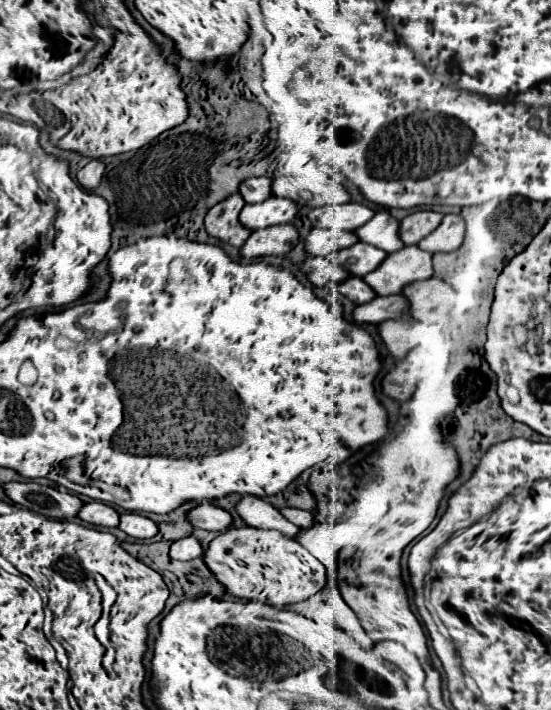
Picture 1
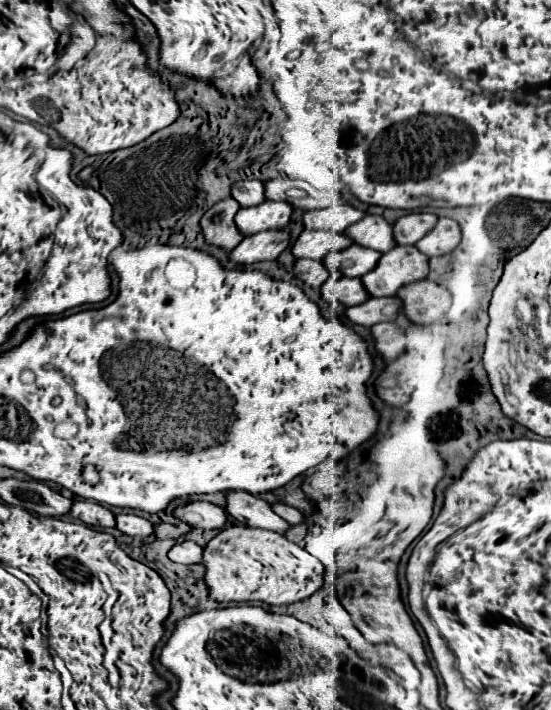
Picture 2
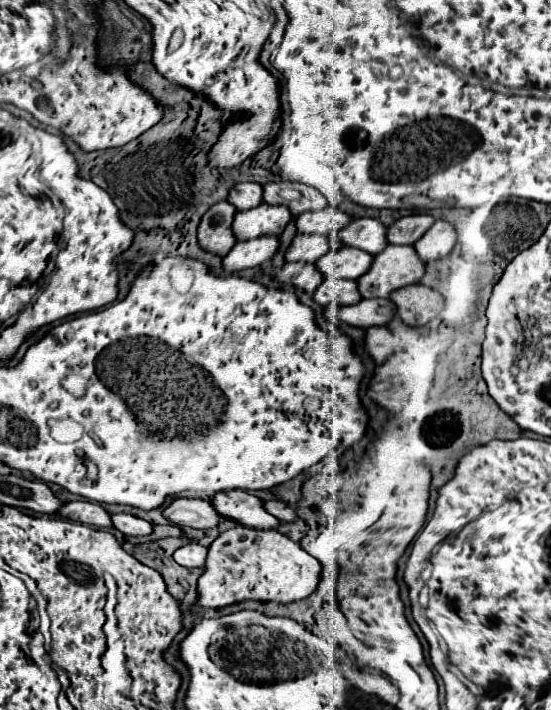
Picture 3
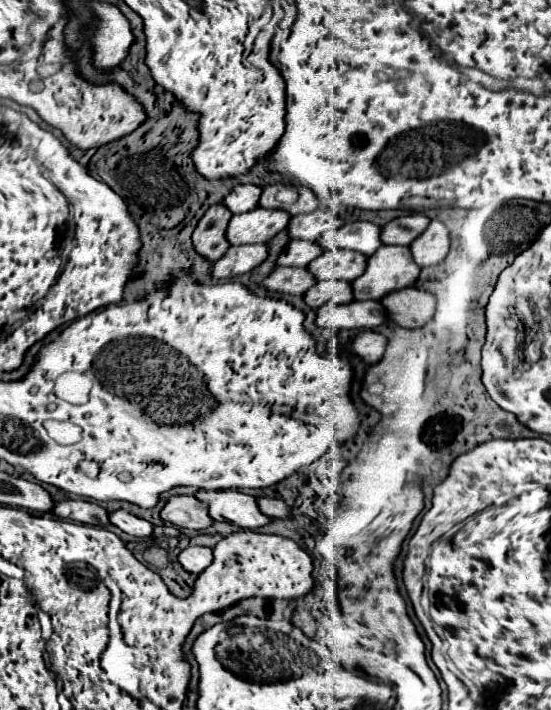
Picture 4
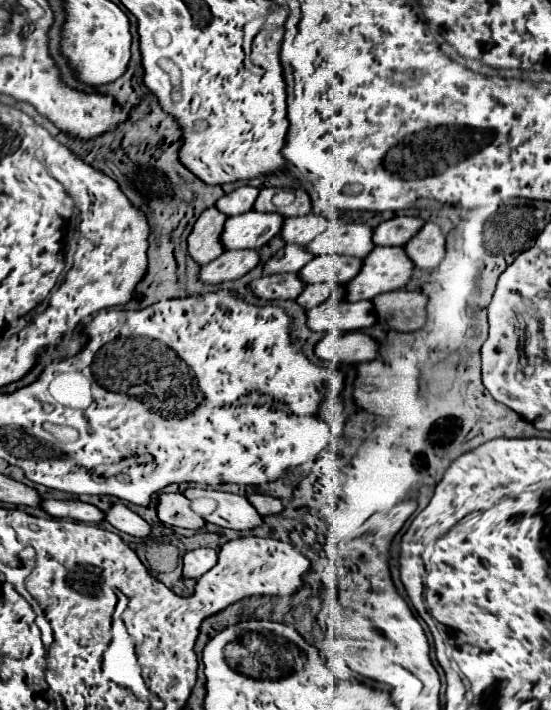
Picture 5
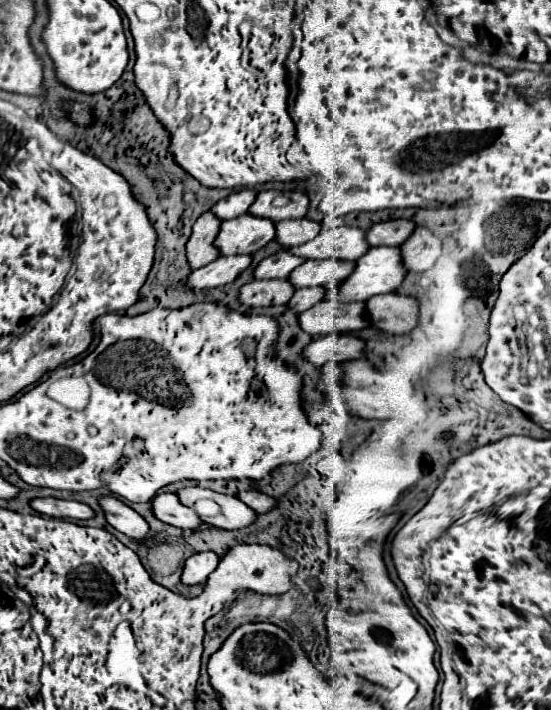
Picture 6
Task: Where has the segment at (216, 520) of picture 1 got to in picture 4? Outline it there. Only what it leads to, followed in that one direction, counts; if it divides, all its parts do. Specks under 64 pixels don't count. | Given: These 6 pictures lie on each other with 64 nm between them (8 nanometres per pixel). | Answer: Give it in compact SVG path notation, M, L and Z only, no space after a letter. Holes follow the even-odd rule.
M170 496L160 512L160 518L178 528L190 530L204 530L214 522L208 516L208 510L200 508L200 502L194 496Z

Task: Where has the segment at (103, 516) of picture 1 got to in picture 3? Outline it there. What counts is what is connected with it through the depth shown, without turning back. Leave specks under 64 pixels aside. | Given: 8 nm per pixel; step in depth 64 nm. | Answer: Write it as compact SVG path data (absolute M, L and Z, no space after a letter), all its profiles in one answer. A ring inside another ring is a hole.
M76 500L76 502L62 504L60 516L70 518L74 522L82 522L82 524L92 524L98 528L110 528L112 526L110 514L100 504L94 504L88 500Z

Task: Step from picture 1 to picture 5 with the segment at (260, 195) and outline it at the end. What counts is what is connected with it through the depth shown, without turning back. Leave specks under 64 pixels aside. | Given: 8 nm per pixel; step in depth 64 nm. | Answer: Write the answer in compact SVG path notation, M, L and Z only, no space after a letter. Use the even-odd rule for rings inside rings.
M240 186L234 192L222 196L216 202L216 208L220 212L224 212L226 216L238 216L238 214L244 214L244 212L252 210L256 196L258 196L258 188L254 188L254 186Z

